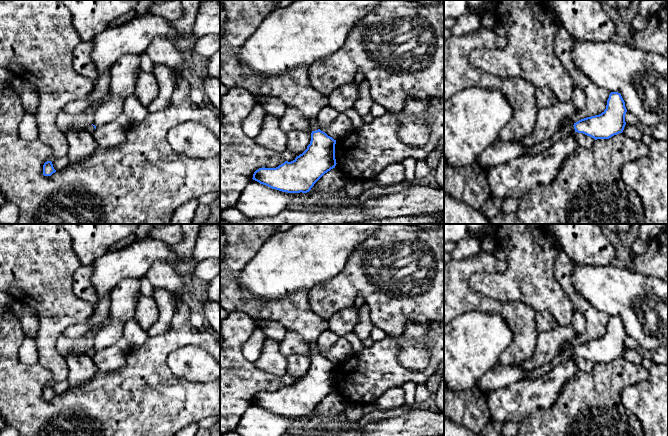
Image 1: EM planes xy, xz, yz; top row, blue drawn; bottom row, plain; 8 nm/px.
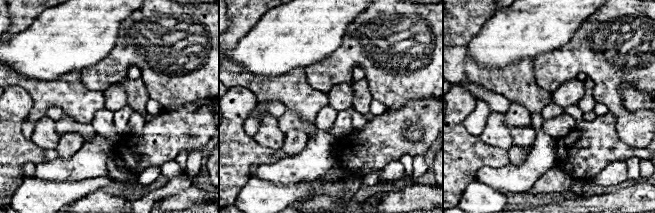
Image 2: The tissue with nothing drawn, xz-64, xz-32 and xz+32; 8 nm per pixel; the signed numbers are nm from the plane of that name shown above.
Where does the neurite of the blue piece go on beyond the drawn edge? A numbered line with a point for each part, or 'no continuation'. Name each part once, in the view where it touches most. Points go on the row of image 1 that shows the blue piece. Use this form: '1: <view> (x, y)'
1: xz (314, 125)

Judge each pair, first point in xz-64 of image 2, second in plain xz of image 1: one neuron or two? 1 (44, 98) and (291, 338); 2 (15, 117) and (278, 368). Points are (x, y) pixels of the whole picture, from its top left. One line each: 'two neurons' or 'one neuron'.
1: two neurons
2: two neurons

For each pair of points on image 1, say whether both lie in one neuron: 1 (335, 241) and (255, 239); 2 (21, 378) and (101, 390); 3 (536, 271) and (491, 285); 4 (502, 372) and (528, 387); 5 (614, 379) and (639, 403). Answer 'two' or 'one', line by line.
1: two
2: one
3: one
4: two
5: two

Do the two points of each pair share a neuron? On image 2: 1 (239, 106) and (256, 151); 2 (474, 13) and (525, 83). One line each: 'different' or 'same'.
1: same
2: same

